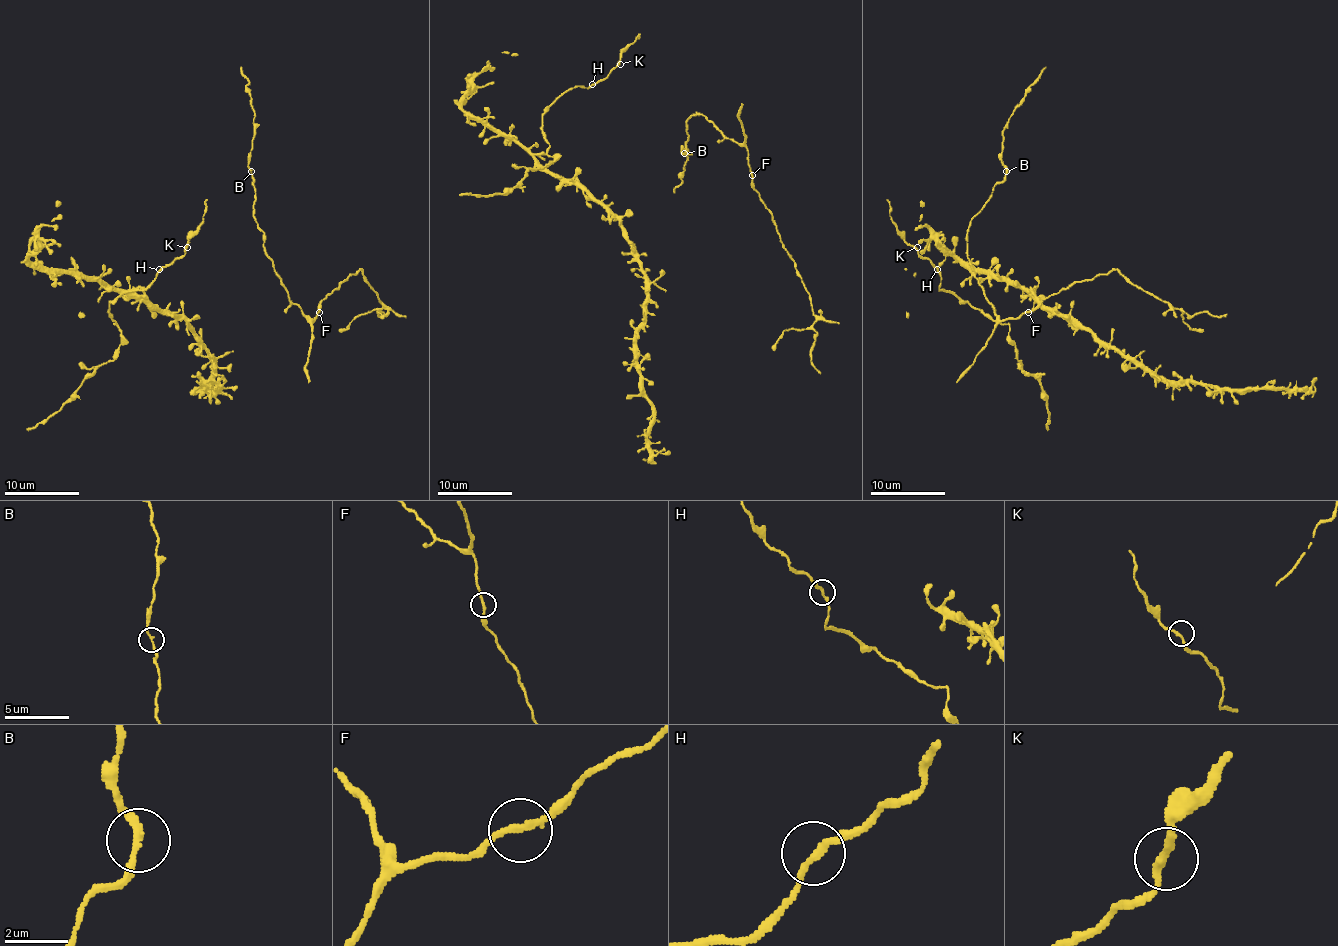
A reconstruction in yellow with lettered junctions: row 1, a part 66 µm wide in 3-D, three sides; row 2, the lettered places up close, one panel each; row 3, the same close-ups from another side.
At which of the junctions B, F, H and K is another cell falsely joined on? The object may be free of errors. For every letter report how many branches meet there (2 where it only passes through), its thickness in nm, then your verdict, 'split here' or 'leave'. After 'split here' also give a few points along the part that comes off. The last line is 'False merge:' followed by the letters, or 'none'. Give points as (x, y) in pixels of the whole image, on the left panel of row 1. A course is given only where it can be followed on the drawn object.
B: 2 branches meet; 180 nm thick; leave
F: 2 branches meet; 180 nm thick; leave
H: 2 branches meet; 200 nm thick; leave
K: 2 branches meet; 180 nm thick; leave
False merge: none

